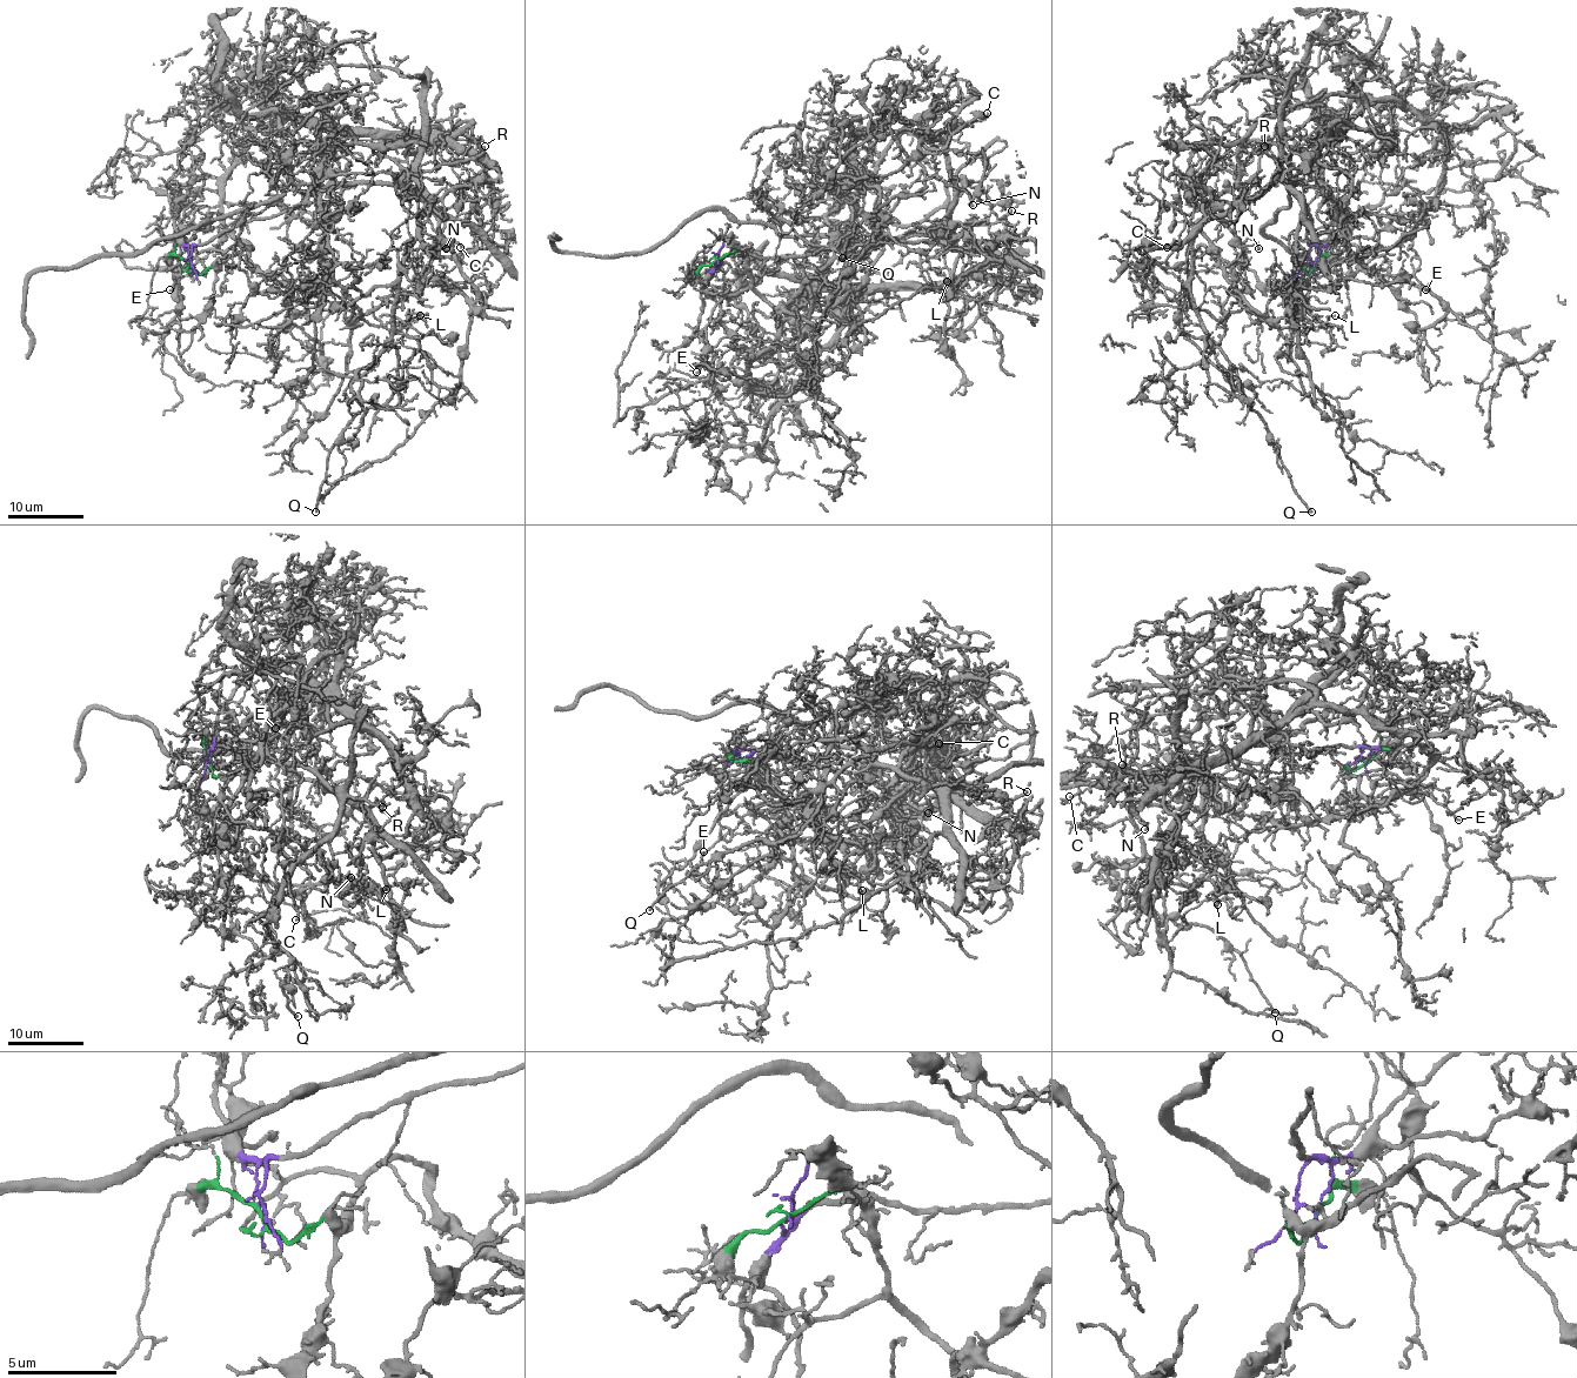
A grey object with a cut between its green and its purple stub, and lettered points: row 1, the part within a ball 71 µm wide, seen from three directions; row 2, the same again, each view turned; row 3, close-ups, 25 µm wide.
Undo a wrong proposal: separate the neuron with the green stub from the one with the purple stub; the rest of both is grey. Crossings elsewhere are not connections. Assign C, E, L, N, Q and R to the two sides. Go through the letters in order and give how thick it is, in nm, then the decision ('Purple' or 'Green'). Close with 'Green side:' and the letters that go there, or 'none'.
C: Thickness 80 nm. Purple
E: Thickness 110 nm. Green
L: Thickness 100 nm. Green
N: Thickness 80 nm. Purple
Q: Thickness 170 nm. Purple
R: Thickness 240 nm. Purple
Green side: E, L

